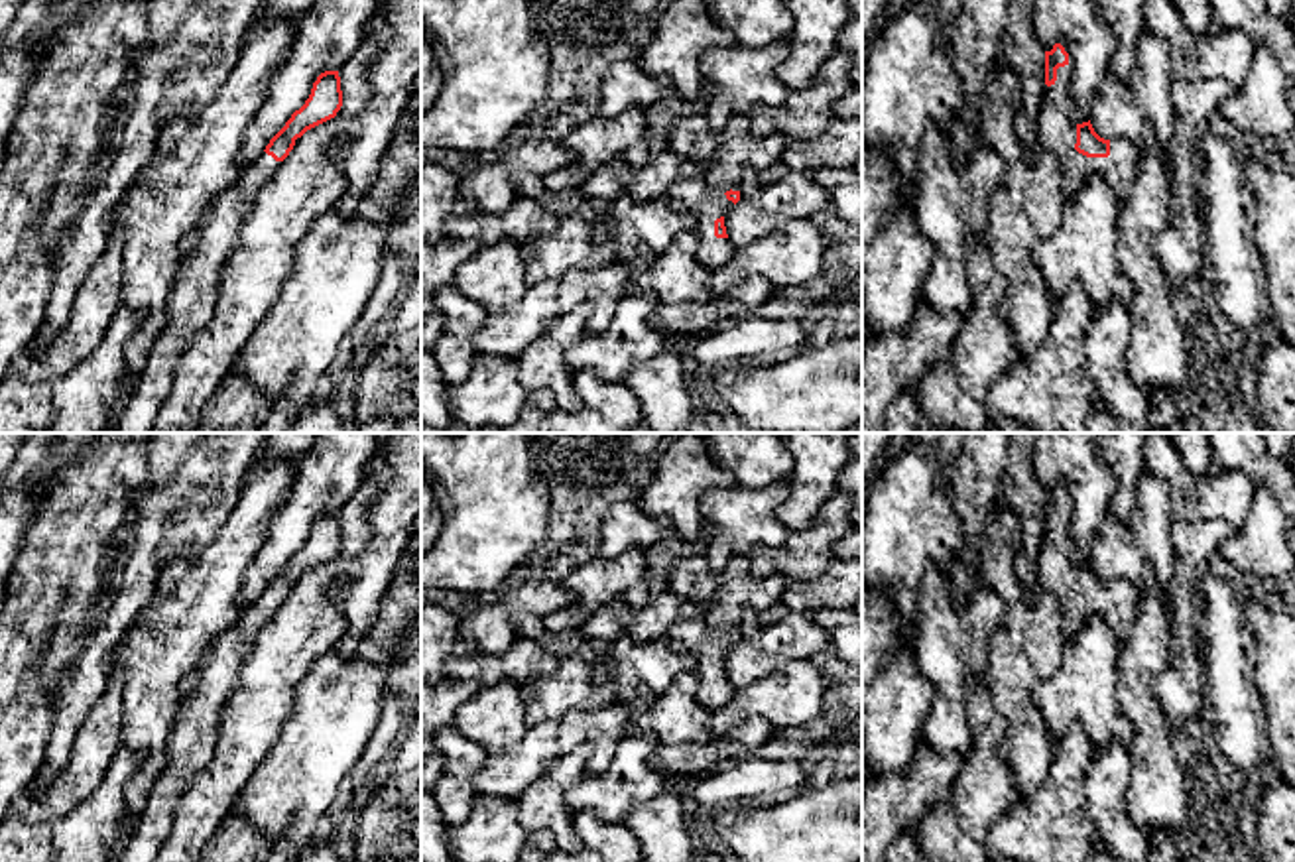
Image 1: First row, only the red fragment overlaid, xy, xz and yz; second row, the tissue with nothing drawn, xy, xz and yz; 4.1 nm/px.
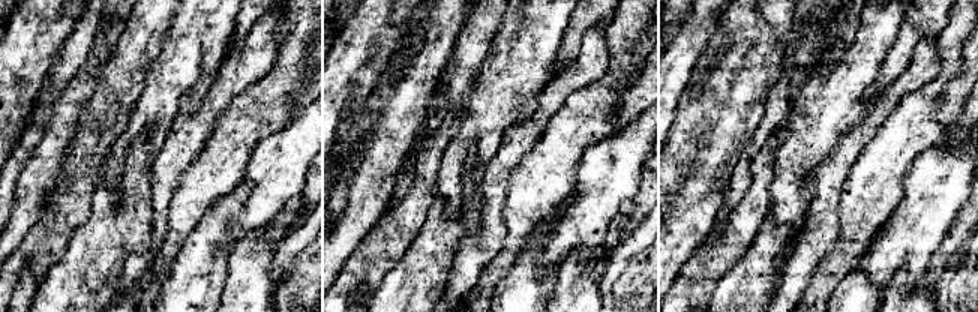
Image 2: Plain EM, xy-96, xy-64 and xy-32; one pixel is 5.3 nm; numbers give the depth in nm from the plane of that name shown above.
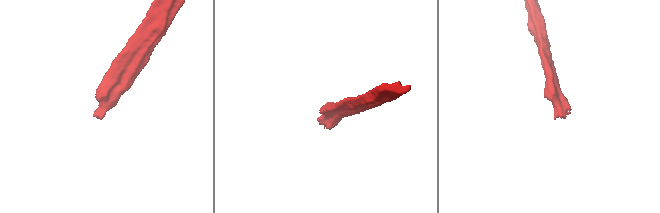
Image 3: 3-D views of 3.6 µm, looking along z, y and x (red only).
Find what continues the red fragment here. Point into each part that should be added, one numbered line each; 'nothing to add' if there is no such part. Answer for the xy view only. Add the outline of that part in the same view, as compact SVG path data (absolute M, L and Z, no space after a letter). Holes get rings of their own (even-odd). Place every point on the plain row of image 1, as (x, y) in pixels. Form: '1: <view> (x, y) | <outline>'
1: xy (193, 738) | M262 592L234 626L220 632L195 673L191 693L171 728L165 770L155 779L146 807L134 823L120 862L155 862L167 840L175 811L215 758L222 712L238 685L238 673L264 626L281 602Z

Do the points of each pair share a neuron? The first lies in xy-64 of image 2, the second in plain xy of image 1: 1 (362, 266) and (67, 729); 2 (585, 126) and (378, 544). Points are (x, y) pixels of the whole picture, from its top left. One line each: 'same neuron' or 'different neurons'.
1: different neurons
2: different neurons

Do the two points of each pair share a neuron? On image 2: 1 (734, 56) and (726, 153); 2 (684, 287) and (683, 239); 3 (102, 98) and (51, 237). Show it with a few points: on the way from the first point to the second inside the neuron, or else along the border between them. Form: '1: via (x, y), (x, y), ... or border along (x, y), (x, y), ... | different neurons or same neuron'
1: via (734, 80), (734, 117), (729, 129) | same neuron
2: border along (707, 234), (674, 281) | different neurons
3: via (96, 132), (78, 170), (69, 203) | same neuron

